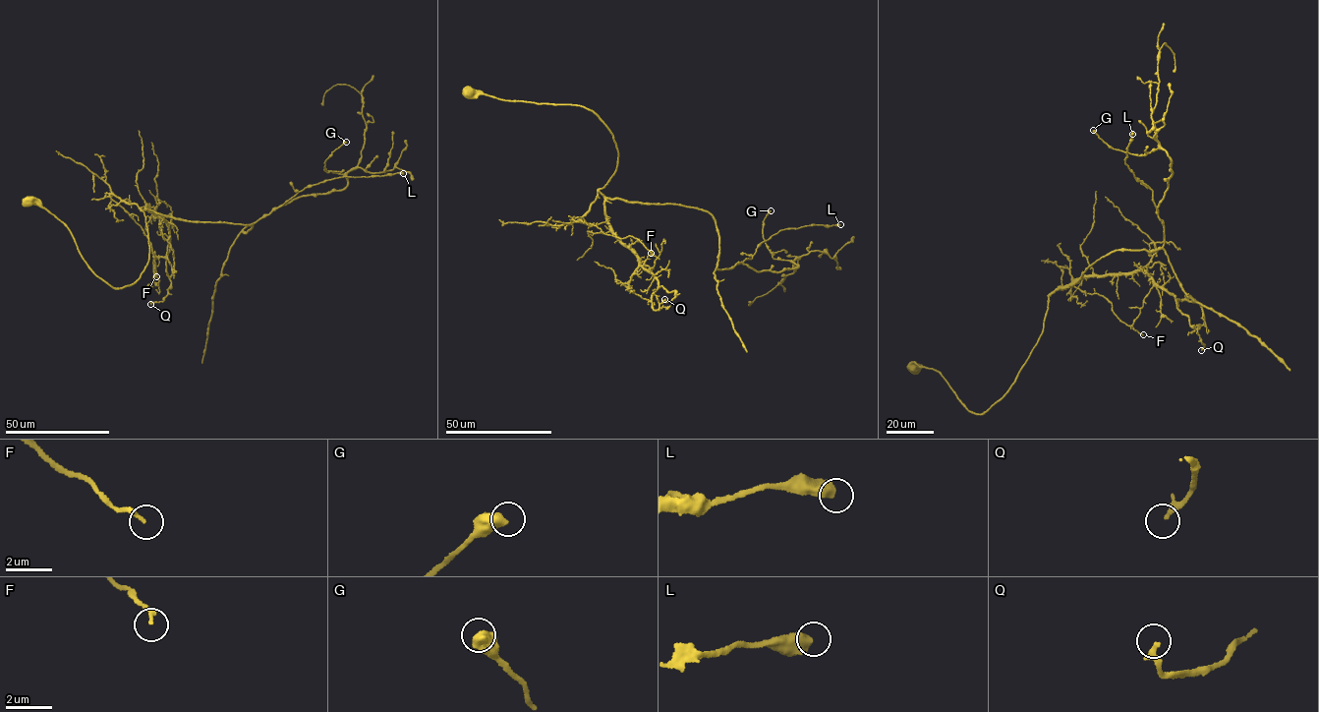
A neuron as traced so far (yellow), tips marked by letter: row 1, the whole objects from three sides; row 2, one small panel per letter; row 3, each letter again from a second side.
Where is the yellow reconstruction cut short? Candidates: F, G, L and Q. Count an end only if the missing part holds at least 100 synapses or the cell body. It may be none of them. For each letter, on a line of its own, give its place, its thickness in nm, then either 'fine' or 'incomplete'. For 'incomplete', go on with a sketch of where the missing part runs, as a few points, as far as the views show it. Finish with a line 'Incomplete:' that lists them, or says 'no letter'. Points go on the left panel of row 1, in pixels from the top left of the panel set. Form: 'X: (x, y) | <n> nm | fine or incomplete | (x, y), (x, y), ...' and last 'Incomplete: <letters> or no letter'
F: (156, 276) | 190 nm | fine
G: (346, 142) | 550 nm | fine
L: (403, 173) | 600 nm | fine
Q: (150, 304) | 240 nm | fine
Incomplete: no letter

